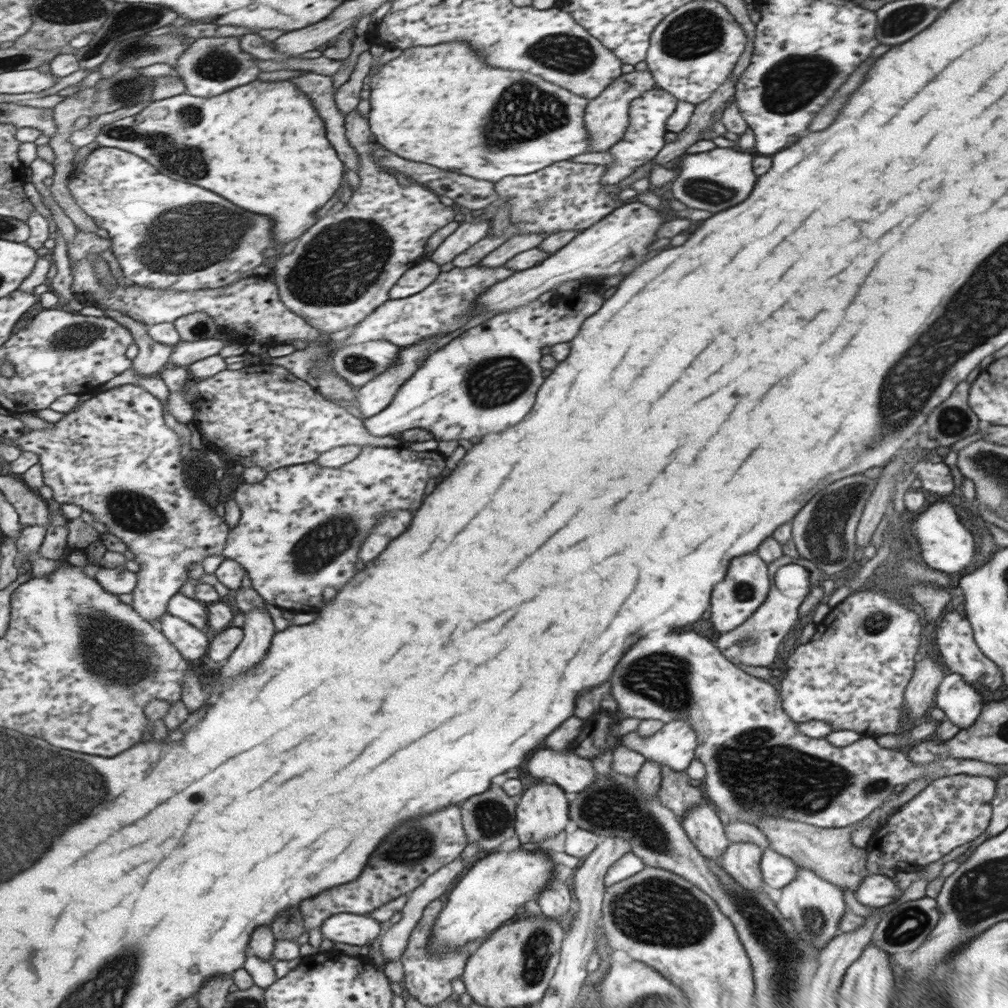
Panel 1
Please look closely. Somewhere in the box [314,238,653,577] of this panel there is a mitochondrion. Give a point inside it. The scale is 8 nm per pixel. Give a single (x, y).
(496, 381)

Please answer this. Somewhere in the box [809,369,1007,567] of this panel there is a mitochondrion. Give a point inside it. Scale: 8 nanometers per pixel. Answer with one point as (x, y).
(952, 421)

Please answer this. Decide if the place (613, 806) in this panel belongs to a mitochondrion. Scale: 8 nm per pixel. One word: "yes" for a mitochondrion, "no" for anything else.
yes

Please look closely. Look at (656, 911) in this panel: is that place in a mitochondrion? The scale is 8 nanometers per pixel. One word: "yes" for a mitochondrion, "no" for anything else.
yes

